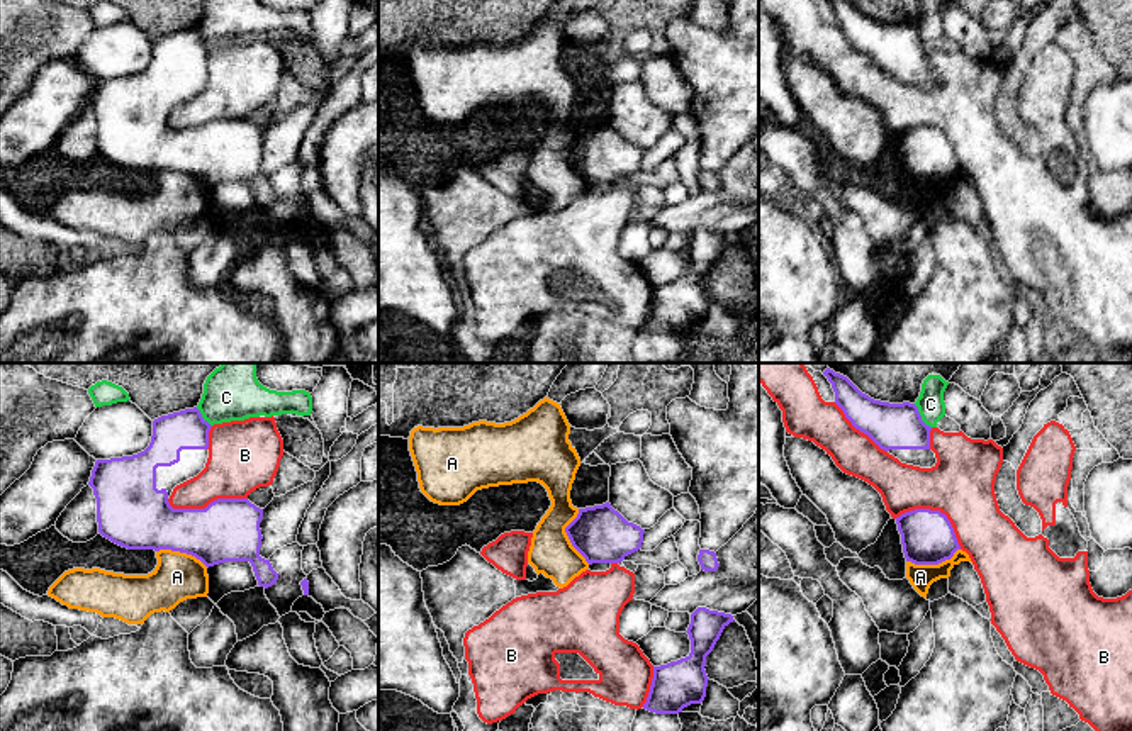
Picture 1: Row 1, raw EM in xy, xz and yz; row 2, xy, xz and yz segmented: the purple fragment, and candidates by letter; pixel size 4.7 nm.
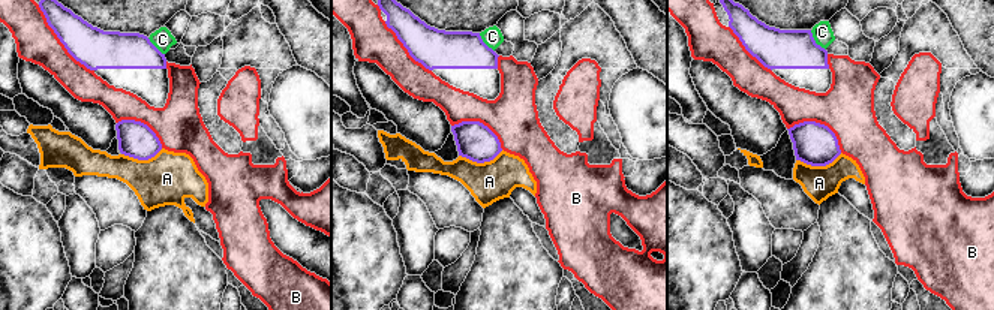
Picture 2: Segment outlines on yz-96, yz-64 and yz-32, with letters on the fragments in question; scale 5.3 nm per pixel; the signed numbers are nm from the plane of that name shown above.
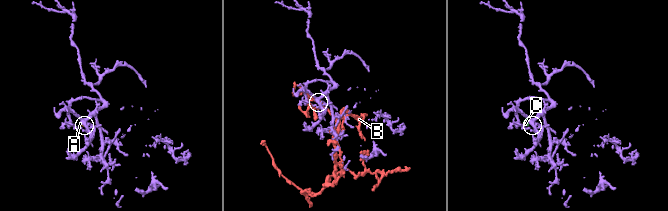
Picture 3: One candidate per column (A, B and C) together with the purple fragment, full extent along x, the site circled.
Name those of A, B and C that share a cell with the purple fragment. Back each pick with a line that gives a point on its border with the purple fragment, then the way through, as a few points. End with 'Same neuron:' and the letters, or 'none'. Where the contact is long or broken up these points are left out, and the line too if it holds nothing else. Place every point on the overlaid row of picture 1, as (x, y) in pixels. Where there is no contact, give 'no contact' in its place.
Same neuron: none

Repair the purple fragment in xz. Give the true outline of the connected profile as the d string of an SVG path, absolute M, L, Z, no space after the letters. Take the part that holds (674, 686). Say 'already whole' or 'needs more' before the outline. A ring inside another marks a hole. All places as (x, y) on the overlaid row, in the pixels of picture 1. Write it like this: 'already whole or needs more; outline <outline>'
already whole; outline M698 607L691 614L687 634L691 653L667 665L653 667L653 678L643 709L655 714L679 714L706 697L706 656L713 651L723 629L733 622L731 614Z

